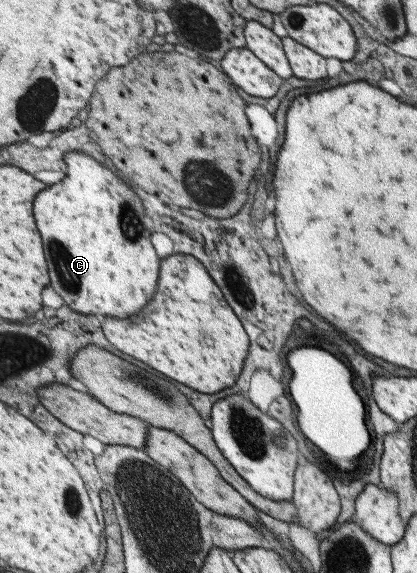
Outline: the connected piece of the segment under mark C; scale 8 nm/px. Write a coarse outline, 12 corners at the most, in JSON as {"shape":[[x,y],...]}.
{"shape":[[67,154],[35,218],[75,312],[157,292],[155,222],[113,168]]}

